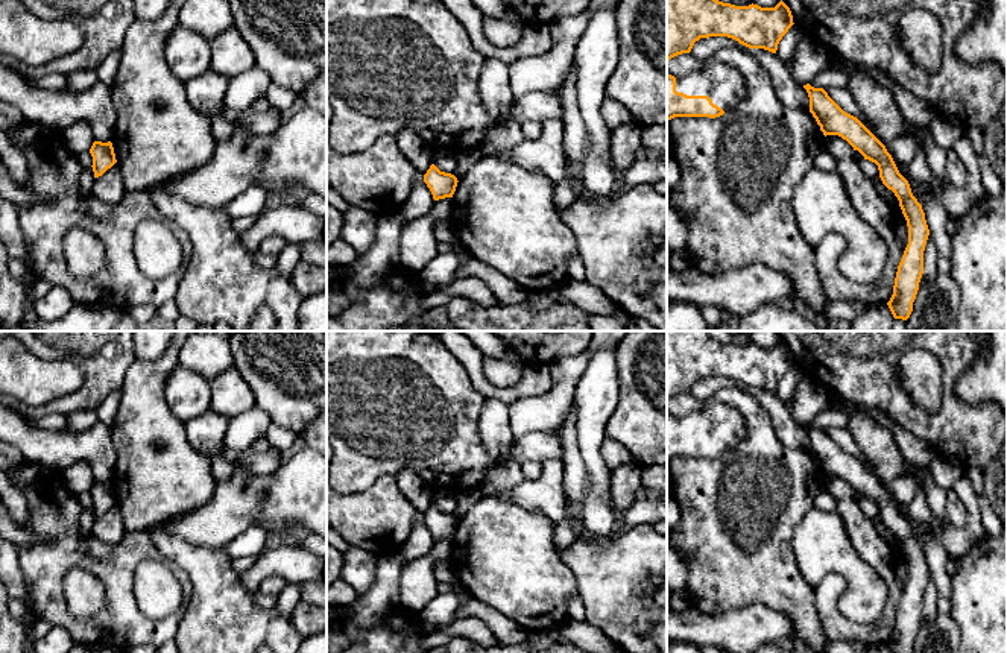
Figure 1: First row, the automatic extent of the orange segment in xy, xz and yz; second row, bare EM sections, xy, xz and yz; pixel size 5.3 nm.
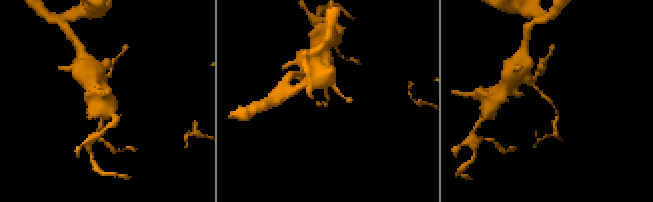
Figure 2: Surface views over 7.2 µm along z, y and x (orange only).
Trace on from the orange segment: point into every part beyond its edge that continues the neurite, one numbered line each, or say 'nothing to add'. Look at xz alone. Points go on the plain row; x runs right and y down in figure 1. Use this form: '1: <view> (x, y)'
nothing to add

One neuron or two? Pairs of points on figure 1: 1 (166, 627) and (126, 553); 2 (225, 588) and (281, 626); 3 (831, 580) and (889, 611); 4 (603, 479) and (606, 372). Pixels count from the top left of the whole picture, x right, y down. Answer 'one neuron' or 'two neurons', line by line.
1: one neuron
2: one neuron
3: one neuron
4: one neuron

